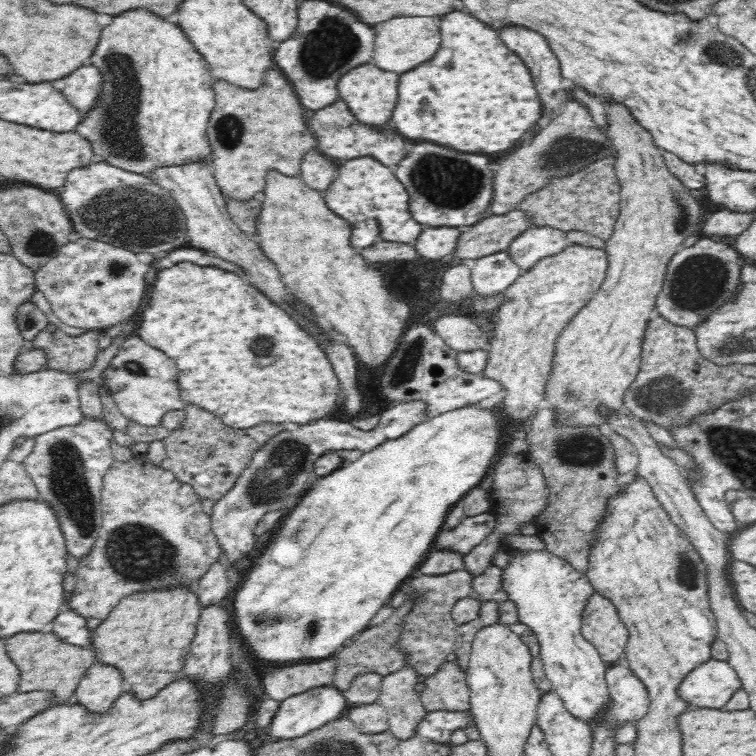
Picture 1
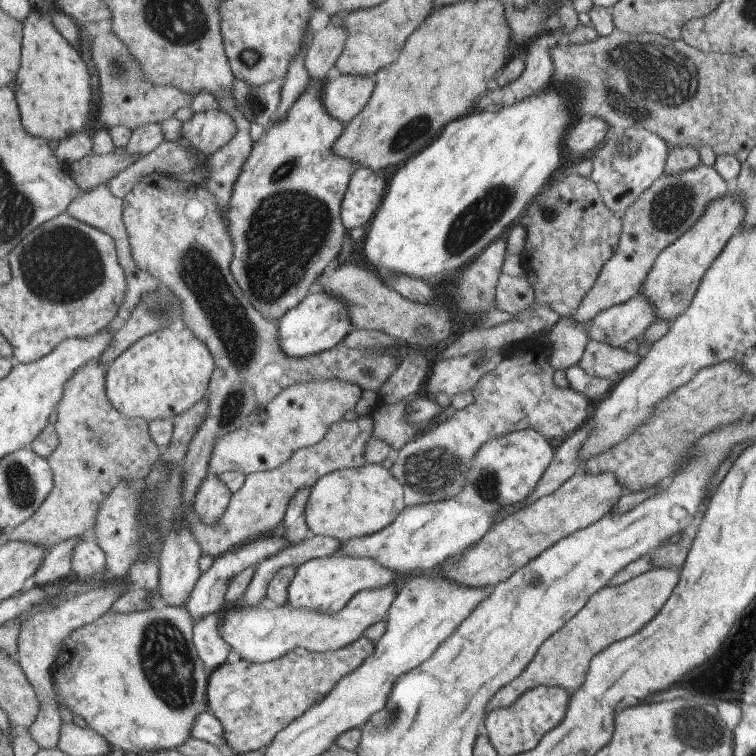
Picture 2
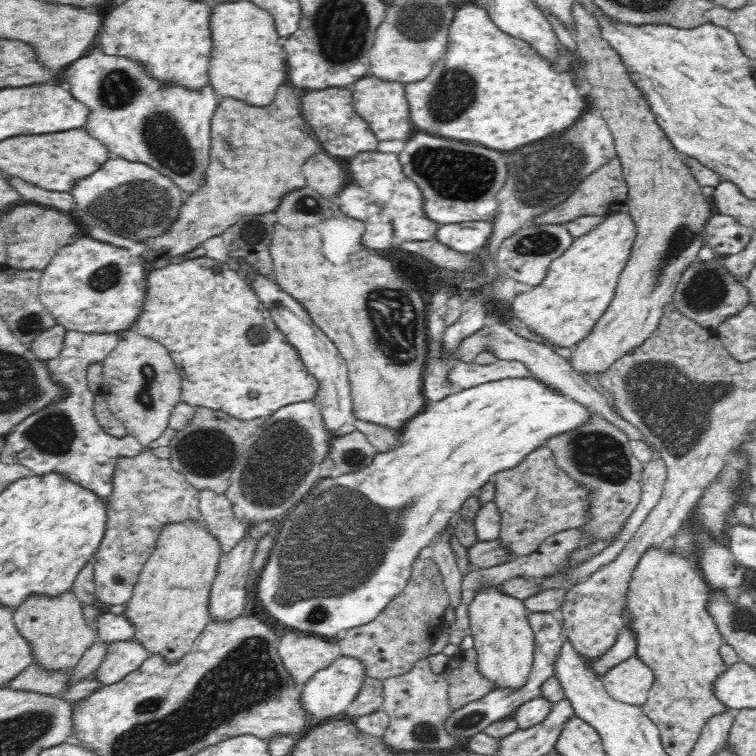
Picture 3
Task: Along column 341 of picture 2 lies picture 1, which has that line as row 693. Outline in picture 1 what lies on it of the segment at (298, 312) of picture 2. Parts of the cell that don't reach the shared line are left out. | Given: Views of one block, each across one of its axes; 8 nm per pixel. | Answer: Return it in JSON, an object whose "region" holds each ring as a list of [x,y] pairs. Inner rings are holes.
{"region":[[[324,684],[324,686],[318,686],[318,688],[310,688],[310,690],[302,692],[302,694],[296,694],[296,696],[286,698],[280,704],[280,710],[276,712],[268,734],[272,738],[278,738],[278,740],[284,740],[284,738],[292,740],[292,738],[308,736],[310,732],[316,732],[316,730],[324,728],[326,724],[332,724],[332,722],[340,720],[342,716],[346,716],[348,710],[350,710],[348,698],[334,684]]]}

